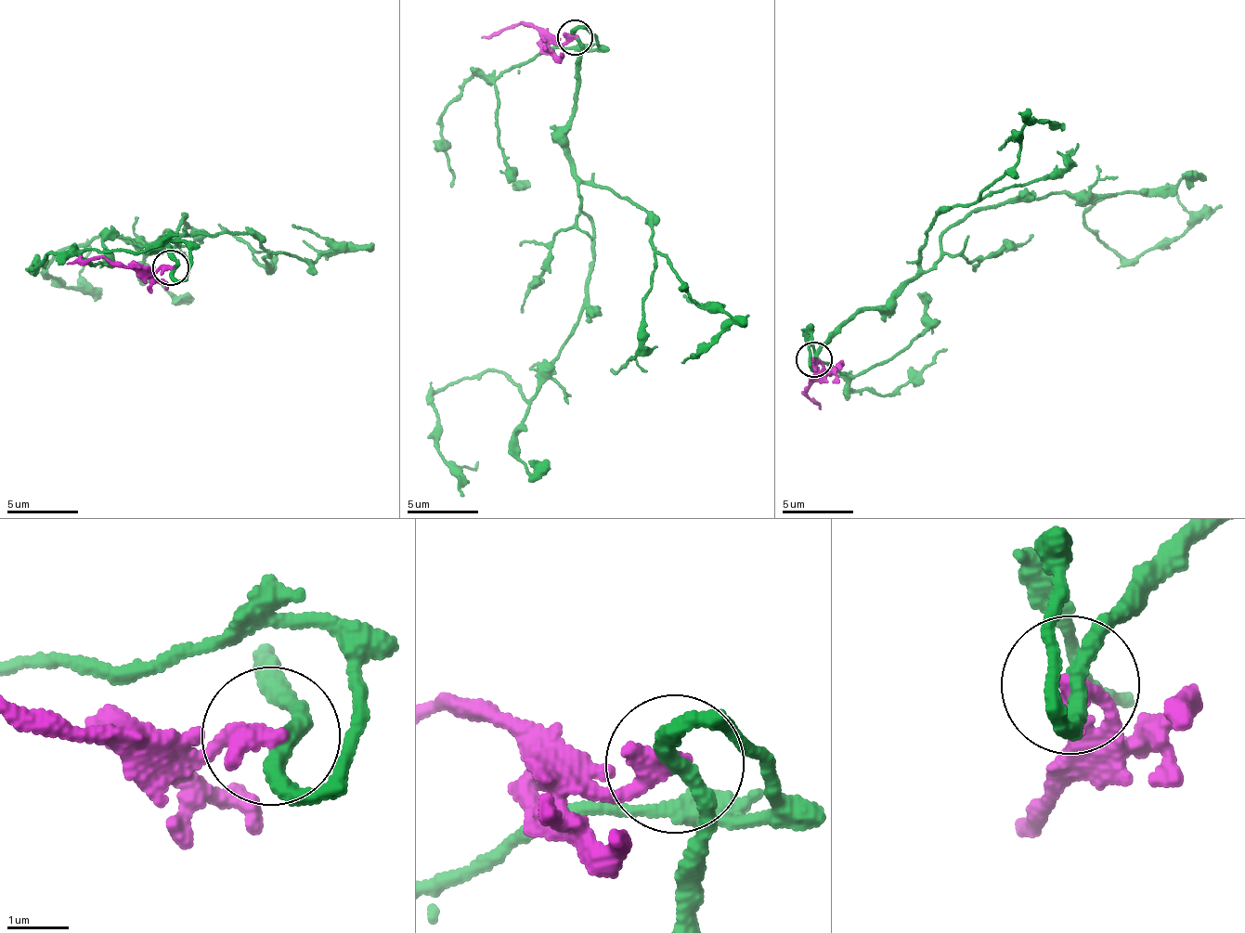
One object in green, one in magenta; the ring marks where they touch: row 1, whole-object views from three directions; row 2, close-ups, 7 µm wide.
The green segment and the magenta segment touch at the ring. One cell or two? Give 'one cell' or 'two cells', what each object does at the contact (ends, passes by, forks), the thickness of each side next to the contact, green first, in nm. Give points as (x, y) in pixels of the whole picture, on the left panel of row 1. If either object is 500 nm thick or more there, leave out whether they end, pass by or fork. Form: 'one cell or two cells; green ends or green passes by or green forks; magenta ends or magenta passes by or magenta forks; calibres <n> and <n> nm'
two cells; green passes by; magenta ends; calibres 280 and 380 nm

